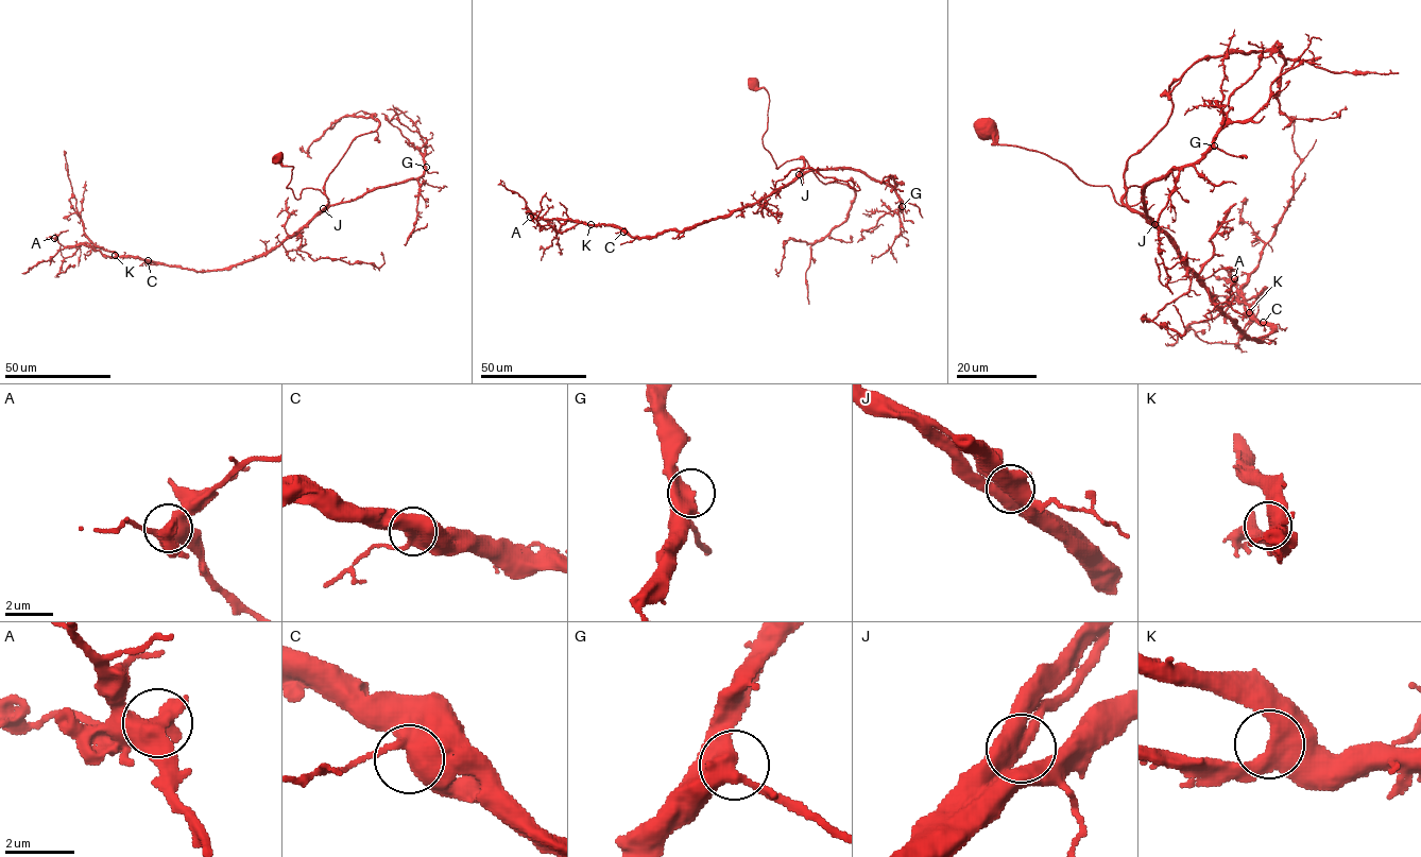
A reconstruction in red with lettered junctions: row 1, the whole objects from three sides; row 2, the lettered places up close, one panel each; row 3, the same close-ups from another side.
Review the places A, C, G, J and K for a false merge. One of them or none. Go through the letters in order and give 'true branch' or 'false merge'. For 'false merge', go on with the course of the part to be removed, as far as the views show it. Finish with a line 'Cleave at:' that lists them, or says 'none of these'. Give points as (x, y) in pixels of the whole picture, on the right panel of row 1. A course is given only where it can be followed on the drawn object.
A: true branch
C: true branch
G: true branch
J: true branch
K: true branch
Cleave at: none of these

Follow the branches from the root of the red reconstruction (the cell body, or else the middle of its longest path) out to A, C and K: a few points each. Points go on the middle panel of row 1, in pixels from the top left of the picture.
A: (754, 84), (769, 95), (762, 141), (776, 168), (804, 163), (768, 195), (651, 237), (530, 217)
C: (754, 84), (769, 98), (764, 147), (777, 169), (797, 159), (804, 169), (729, 215), (651, 237), (623, 232)
K: (754, 84), (769, 95), (762, 141), (776, 168), (803, 160), (790, 183), (681, 232), (638, 238), (591, 224)

